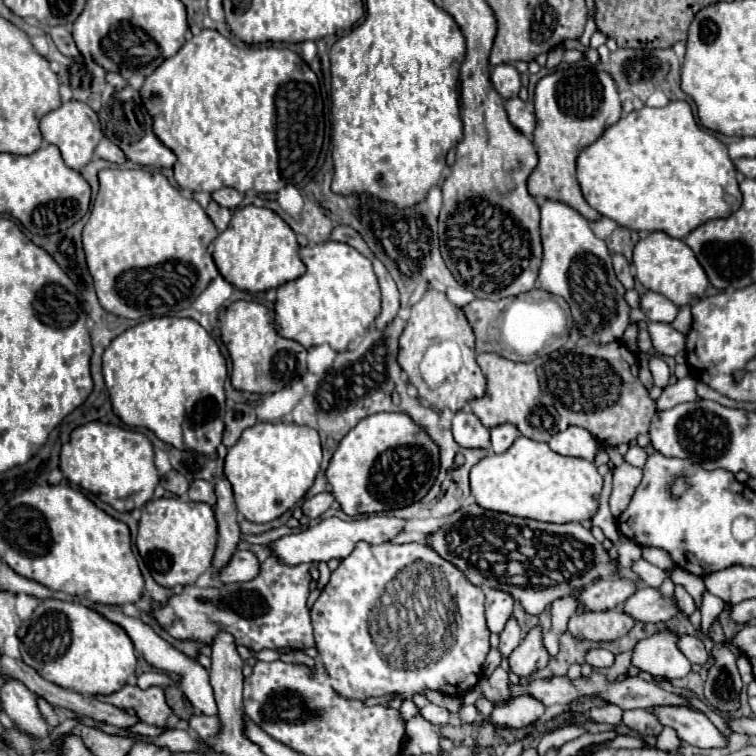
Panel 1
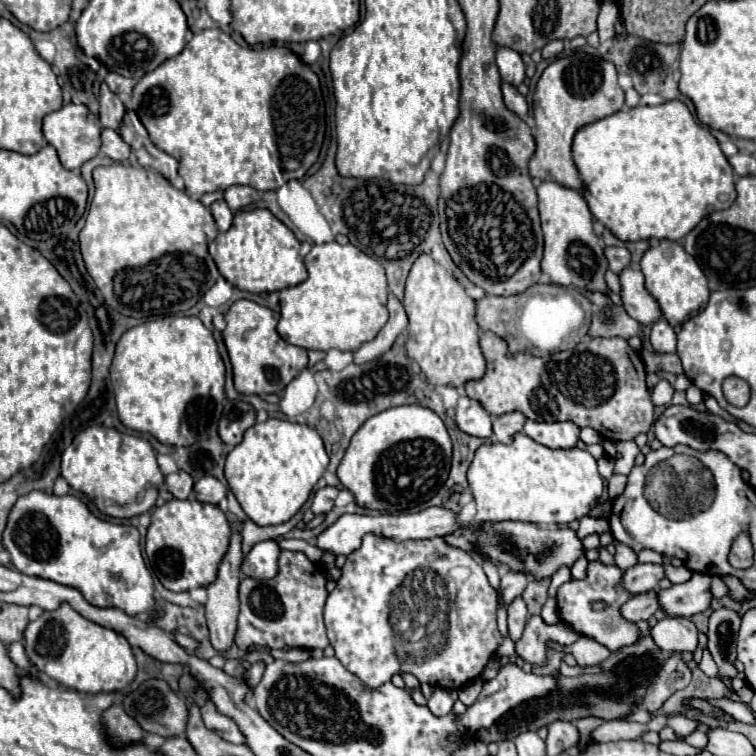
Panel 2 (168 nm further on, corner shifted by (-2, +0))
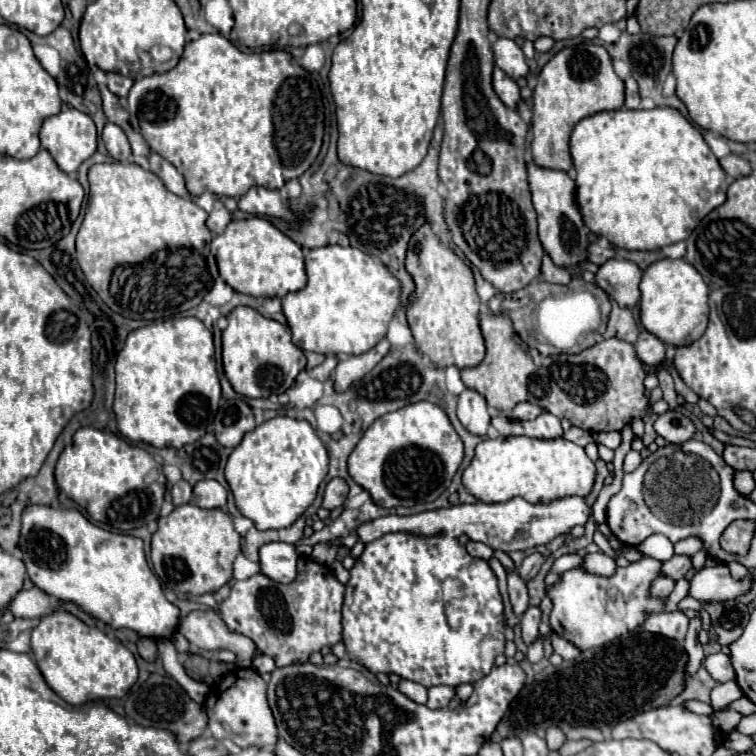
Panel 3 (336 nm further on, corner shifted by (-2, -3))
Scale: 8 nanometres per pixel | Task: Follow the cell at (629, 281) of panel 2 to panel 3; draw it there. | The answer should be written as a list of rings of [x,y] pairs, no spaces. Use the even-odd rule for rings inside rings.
[[[611,258],[599,266],[595,282],[603,288],[619,306],[635,306],[641,298],[639,282],[643,270],[631,260]]]

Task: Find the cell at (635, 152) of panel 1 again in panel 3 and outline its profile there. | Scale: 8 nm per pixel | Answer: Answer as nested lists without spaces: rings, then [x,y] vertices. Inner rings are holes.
[[[675,108],[597,112],[583,118],[571,134],[571,158],[575,168],[575,198],[585,226],[625,250],[659,250],[687,240],[695,226],[727,198],[725,172],[705,144],[701,132]]]

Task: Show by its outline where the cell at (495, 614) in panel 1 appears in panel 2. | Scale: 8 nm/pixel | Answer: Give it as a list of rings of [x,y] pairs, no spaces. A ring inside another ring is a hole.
[[[505,571],[501,575],[501,587],[499,587],[499,597],[505,605],[509,605],[515,597],[519,597],[523,593],[527,585],[527,577],[523,577],[523,573],[511,573]]]

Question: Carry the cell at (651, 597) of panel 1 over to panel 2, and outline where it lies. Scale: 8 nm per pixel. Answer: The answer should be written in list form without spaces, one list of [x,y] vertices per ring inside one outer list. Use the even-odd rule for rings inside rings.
[[[693,573],[687,583],[671,585],[669,589],[657,589],[657,599],[661,609],[671,617],[693,617],[705,611],[711,603],[709,593],[711,577]]]

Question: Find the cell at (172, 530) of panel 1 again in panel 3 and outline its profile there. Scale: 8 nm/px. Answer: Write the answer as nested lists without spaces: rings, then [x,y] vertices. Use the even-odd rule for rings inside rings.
[[[195,504],[177,506],[169,516],[159,518],[159,530],[151,540],[151,562],[157,578],[177,592],[201,596],[217,592],[233,576],[233,562],[241,554],[241,534],[227,512],[203,510]]]

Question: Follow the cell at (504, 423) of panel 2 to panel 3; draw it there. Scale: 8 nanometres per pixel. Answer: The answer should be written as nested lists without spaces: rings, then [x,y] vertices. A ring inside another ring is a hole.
[[[523,402],[523,404],[517,404],[517,406],[509,412],[509,416],[511,416],[513,420],[533,420],[533,418],[539,416],[541,412],[543,412],[541,406],[537,406],[537,404],[529,404],[529,402]]]

